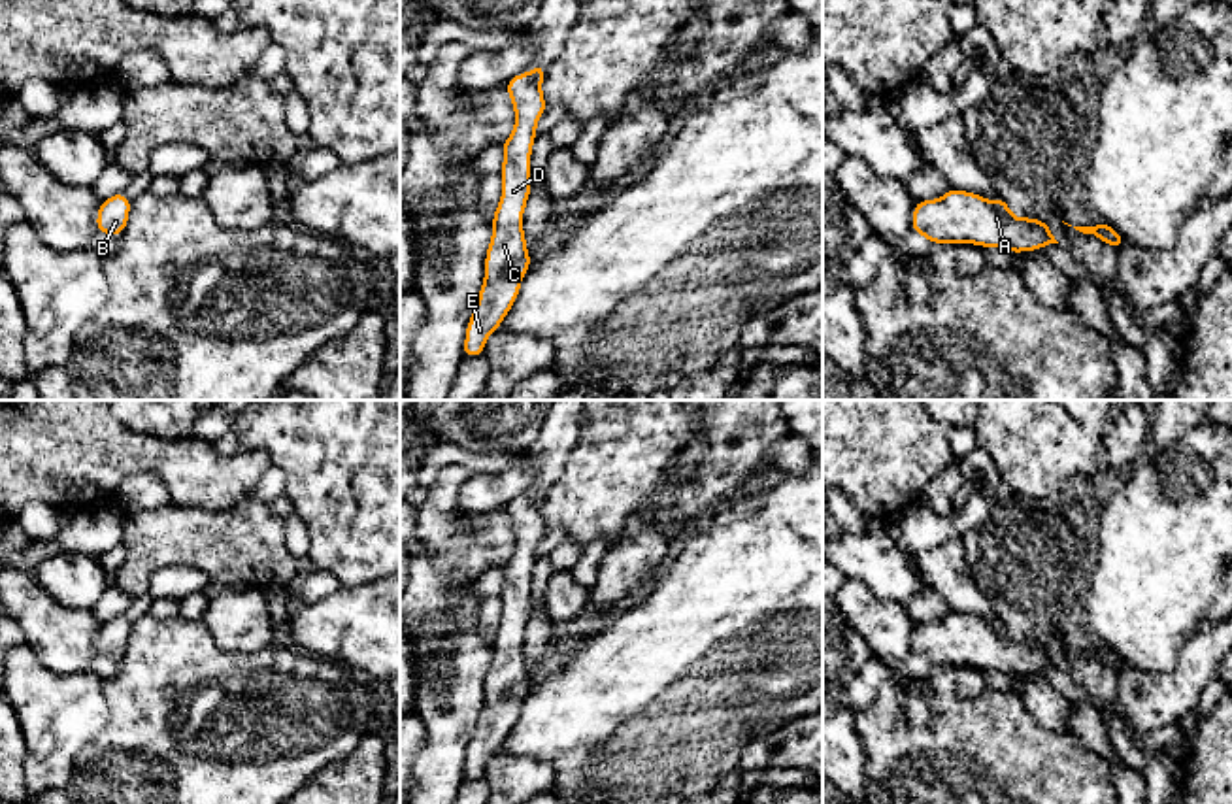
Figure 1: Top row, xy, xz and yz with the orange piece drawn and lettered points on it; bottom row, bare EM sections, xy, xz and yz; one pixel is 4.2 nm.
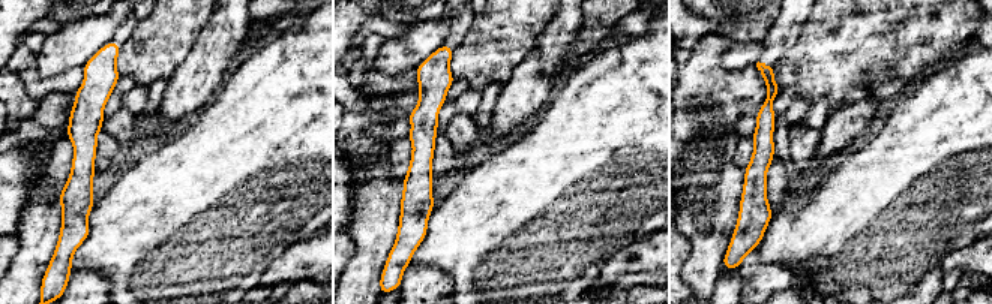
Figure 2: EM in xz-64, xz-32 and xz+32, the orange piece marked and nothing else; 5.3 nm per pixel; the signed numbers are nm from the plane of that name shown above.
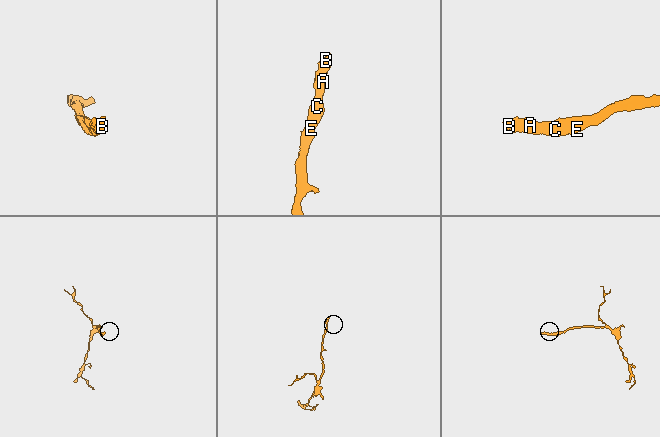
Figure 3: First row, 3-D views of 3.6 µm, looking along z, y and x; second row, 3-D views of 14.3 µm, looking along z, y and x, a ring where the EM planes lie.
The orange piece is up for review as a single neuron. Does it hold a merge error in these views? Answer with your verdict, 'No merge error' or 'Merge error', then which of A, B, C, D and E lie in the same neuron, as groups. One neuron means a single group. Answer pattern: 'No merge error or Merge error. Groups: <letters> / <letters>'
No merge error. Groups: A B C D E

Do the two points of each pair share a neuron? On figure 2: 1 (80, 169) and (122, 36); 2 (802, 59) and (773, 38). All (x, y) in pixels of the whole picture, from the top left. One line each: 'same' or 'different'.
1: same
2: different

